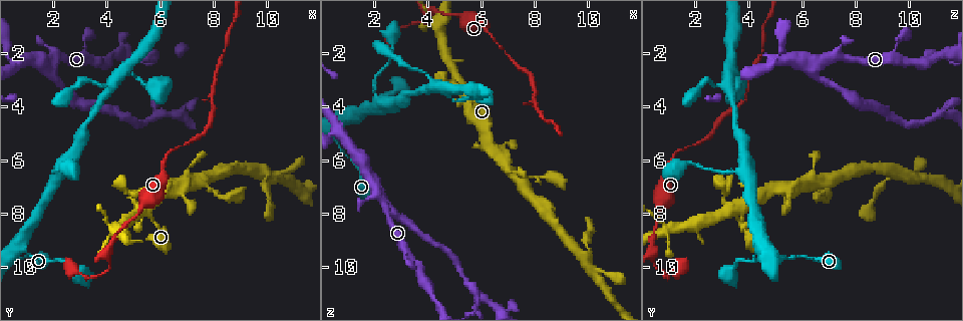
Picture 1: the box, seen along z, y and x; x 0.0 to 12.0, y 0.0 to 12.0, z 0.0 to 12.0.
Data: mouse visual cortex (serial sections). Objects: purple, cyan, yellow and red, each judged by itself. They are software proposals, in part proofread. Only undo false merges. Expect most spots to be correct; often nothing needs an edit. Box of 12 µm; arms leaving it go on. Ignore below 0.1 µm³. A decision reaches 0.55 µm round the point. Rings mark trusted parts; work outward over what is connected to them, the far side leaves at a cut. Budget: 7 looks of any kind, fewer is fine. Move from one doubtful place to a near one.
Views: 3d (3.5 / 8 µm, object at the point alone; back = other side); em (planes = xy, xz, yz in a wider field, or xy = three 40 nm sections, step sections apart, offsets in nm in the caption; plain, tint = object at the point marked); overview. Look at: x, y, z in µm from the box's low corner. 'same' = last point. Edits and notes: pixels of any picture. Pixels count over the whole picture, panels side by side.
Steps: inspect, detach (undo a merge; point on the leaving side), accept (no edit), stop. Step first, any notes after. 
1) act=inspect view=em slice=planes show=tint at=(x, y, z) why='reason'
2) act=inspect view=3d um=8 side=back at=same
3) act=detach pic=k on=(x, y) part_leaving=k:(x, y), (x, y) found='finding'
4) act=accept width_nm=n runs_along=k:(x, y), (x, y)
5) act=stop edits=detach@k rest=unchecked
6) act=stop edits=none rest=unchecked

act=inspect view=3d um=3.5 at=(1.1, 9.5, 4.2) why='thick turns thin'

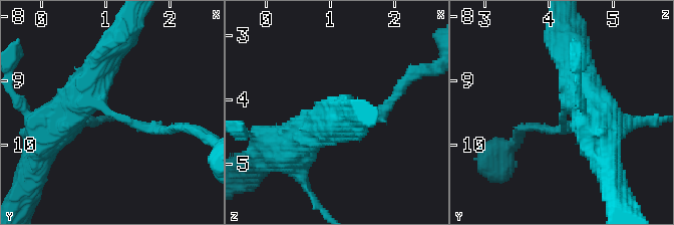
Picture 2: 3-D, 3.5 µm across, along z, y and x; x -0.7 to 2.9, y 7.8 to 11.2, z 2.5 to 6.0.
act=inspect view=em slice=xy step=5 show=tint at=(1.10, 9.55, 4.20) arm_widths_nm=150,500 why='shape alone is not enough'

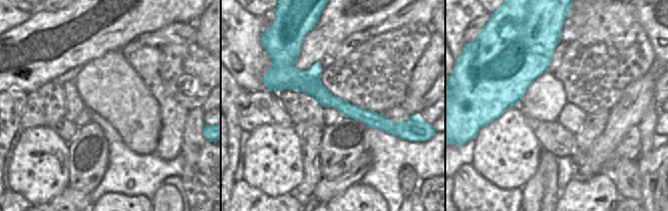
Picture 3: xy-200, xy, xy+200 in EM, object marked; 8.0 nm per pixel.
act=accept runs_along=2:(292, 145), (394, 97) found='one cell here'

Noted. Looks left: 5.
act=inspect view=3d um=3.5 at=(5.5, 7.9, 3.5) why='four-way junction'

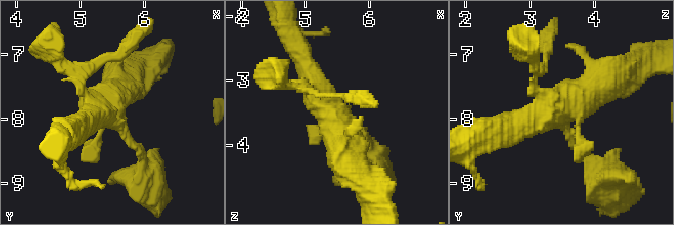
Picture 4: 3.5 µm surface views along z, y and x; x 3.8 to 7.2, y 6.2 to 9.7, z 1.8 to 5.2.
act=inspect view=em slice=xy step=2 show=tint at=(5.50, 7.95, 3.50) why='need the tissue'

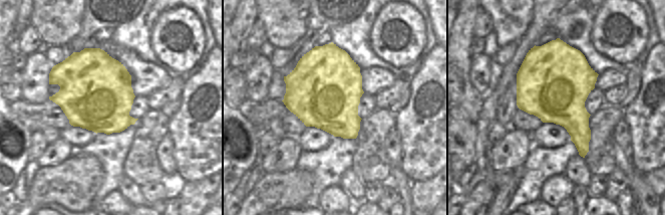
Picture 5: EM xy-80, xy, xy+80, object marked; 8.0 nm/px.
act=accept found='continuous, no second cell'

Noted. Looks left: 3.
act=inspect view=3d um=3.5 at=(2.7, 6.2, 1.7) why='thick turns thin'

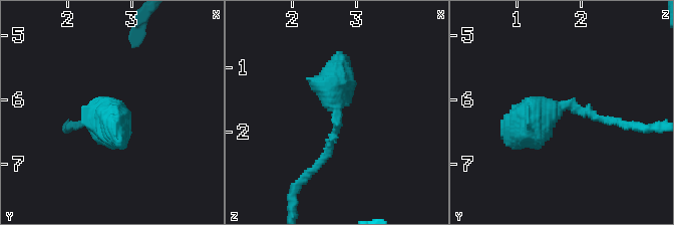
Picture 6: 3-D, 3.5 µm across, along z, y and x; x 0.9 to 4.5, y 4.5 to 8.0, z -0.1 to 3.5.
act=inspect view=em slice=xy step=3 show=tint at=(2.75, 6.10, 1.70)

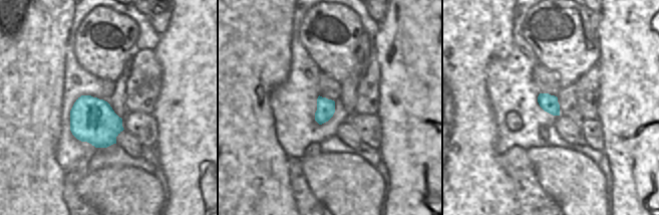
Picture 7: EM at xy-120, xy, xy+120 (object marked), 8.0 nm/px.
act=accept found='all the same cell'

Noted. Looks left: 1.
act=stop edits=none rest=unchecked

